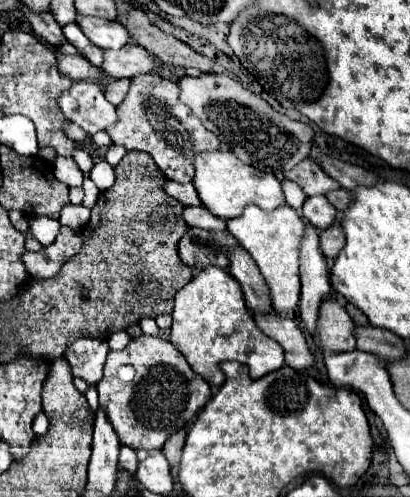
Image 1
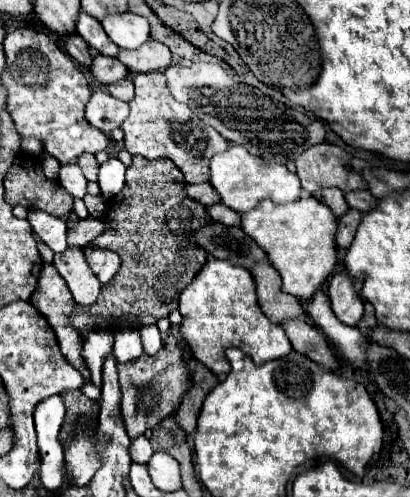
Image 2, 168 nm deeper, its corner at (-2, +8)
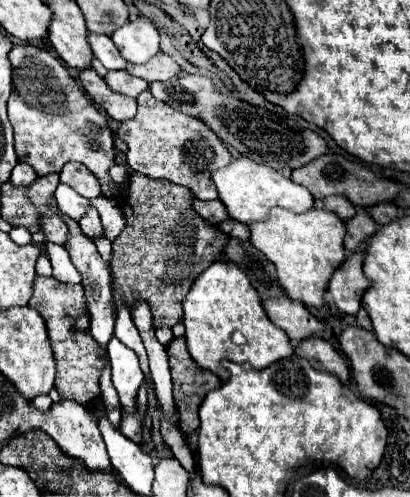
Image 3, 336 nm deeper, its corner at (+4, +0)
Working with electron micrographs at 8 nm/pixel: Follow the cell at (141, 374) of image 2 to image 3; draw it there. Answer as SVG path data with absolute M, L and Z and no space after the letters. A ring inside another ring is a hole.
M139 410L137 412L123 412L119 430L121 430L123 436L133 440L135 444L141 444L141 436L143 436L143 416L141 416L141 412Z

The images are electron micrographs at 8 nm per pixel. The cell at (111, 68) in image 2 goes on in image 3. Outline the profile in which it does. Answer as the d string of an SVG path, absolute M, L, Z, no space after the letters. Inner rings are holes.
M109 70L103 80L105 80L105 84L107 84L111 90L115 90L115 92L119 92L119 94L133 96L133 98L135 98L139 92L147 90L147 86L149 86L145 80L129 76L127 70Z

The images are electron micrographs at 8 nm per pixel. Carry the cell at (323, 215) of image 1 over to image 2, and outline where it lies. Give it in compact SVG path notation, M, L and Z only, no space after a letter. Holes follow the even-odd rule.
M321 188L321 190L315 192L313 196L315 196L319 202L327 204L337 218L341 218L341 216L349 210L349 204L347 204L347 200L345 200L345 192L341 192L339 188Z

